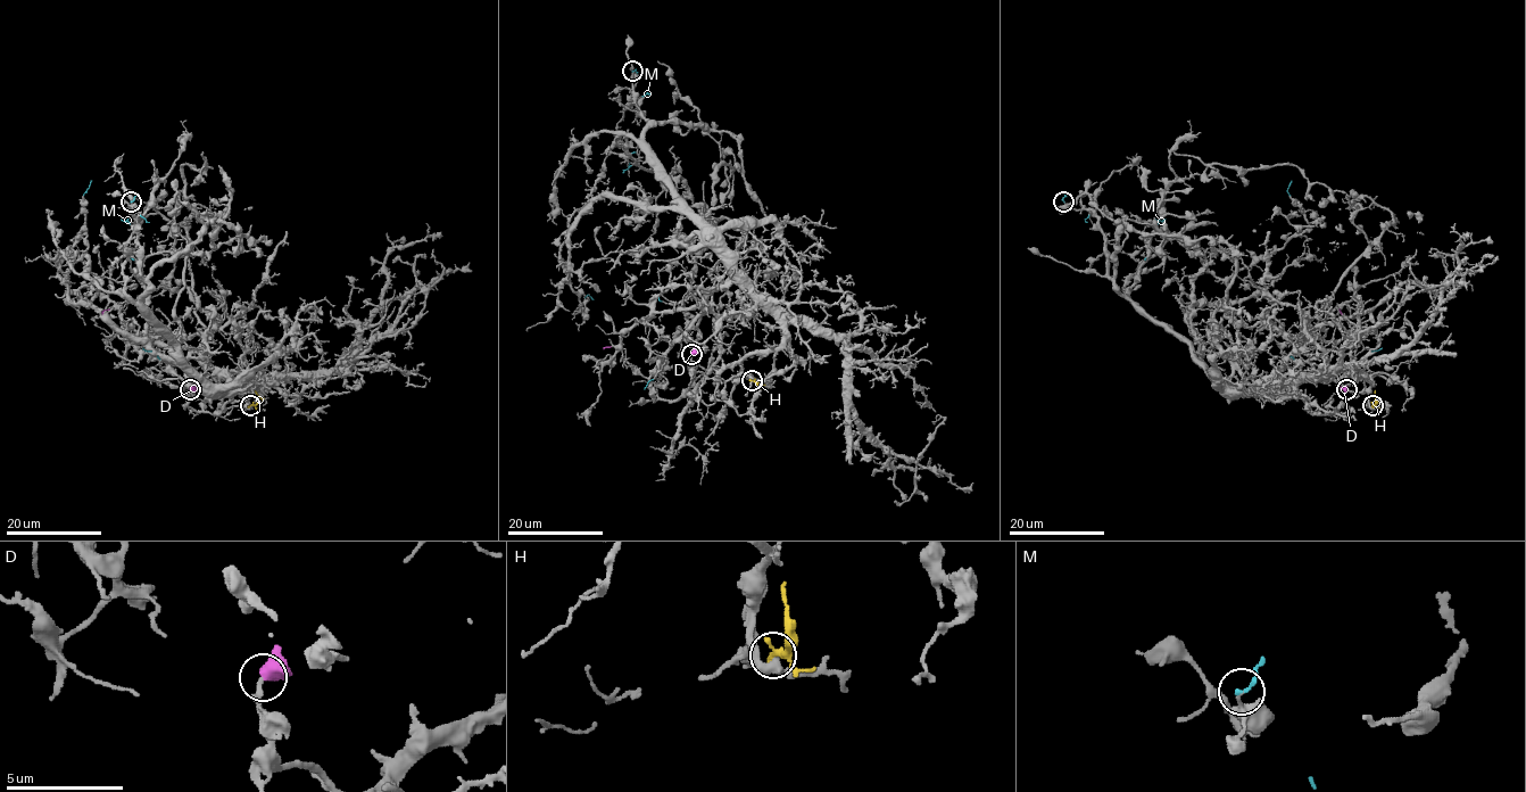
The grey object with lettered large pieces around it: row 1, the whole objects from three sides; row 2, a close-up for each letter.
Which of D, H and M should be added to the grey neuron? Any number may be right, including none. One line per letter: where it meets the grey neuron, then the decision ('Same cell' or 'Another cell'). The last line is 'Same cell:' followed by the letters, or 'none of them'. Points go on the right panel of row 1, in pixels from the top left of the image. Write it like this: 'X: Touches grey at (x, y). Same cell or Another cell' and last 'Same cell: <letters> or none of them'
D: Touches grey at (1346, 389). Another cell
H: Touches grey at (1373, 405). Another cell
M: Touches grey at (1063, 201). Another cell
Same cell: none of them

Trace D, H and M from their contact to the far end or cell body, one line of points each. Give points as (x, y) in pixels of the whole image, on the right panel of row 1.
D: (1346, 389), (1340, 308), (1342, 313)
H: (1373, 405), (1374, 390)
M: (1063, 201), (1155, 219), (1158, 223), (1145, 260), (1294, 359), (1382, 347)

